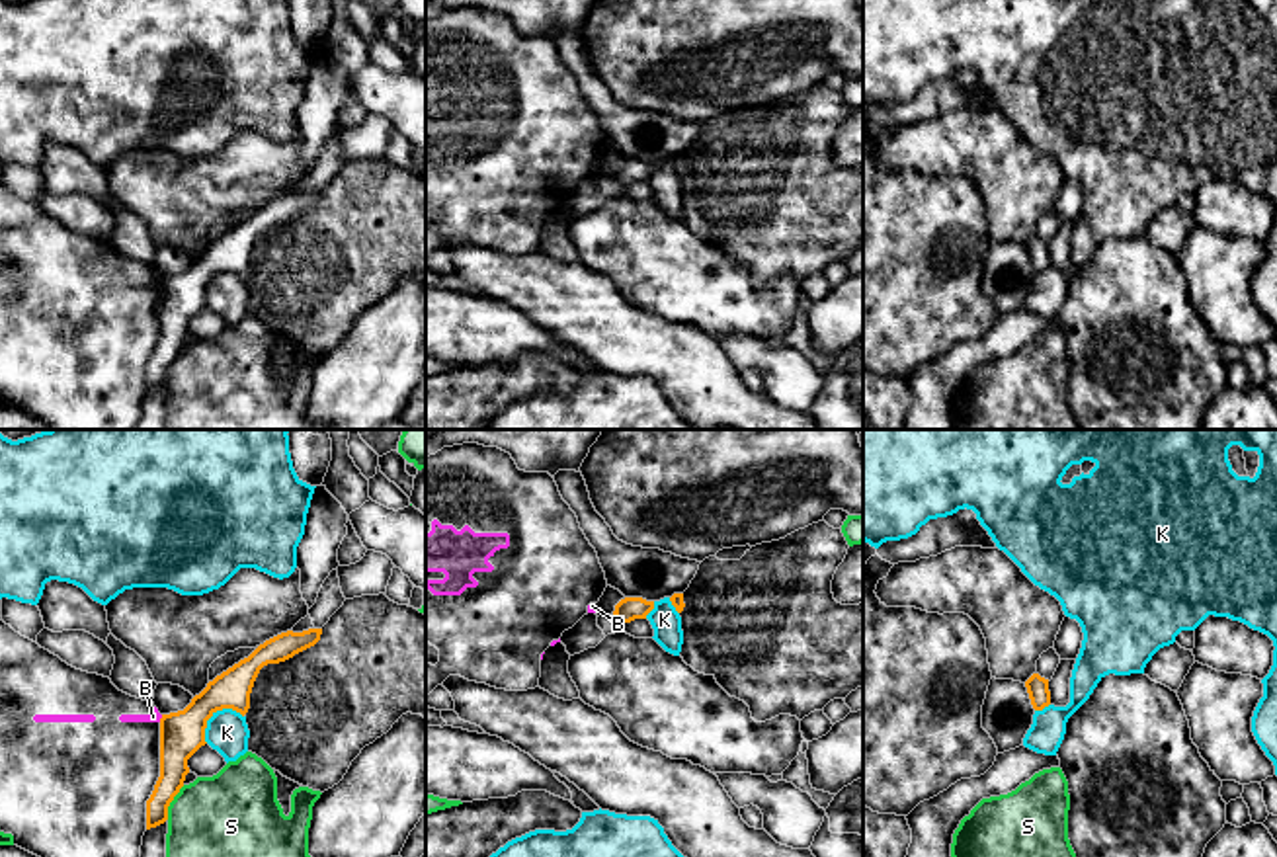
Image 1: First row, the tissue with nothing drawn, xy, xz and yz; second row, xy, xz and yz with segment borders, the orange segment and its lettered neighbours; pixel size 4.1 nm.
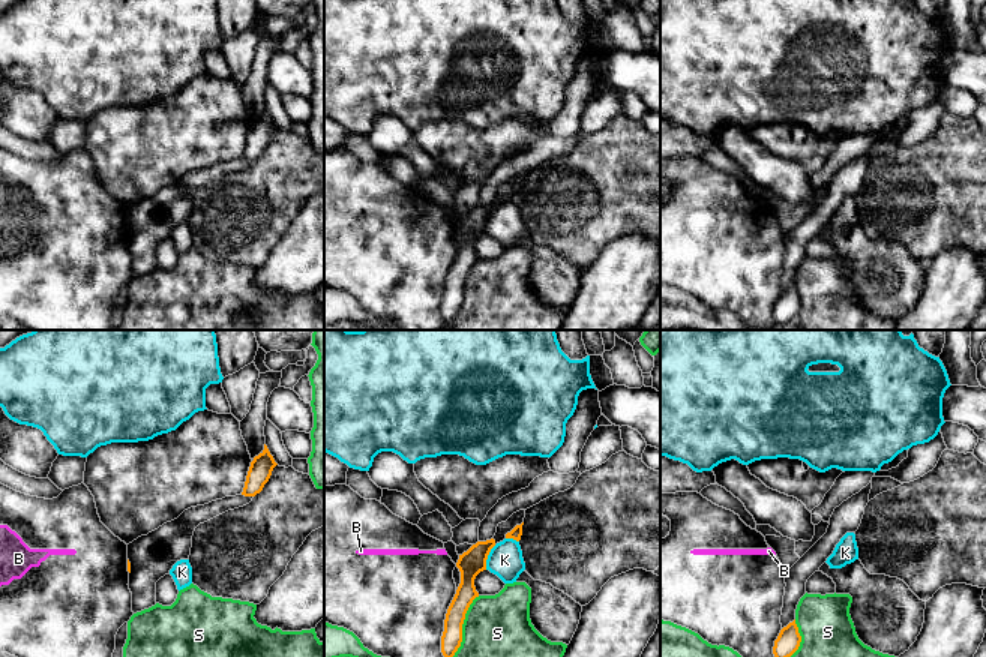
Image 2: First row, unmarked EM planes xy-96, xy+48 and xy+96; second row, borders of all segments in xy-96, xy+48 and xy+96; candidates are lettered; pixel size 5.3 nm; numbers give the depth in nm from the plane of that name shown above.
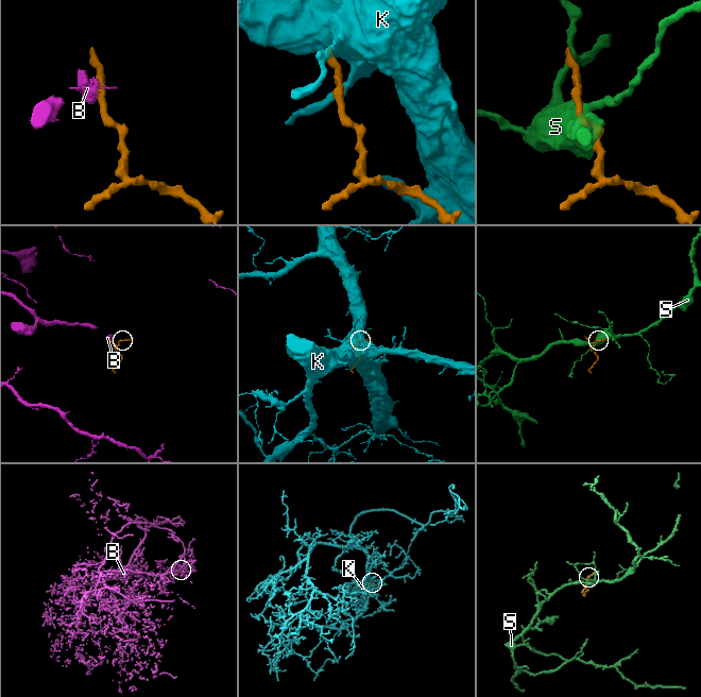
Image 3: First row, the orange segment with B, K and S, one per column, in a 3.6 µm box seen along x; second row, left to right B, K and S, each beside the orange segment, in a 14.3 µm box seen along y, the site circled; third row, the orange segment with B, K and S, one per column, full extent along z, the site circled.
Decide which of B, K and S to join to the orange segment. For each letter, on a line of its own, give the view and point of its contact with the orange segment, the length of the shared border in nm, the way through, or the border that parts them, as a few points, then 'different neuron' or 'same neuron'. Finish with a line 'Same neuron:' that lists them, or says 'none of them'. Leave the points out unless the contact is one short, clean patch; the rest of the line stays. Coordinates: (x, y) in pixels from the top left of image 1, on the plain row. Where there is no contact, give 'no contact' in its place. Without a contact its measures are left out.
B: meets orange in xy at (161, 282); contact 40 nm long; border along xy (163, 278), (159, 284); different neuron
K: meets orange in xy at (211, 278); contact 200 nm long; border along xy (243, 278), (219, 272), (207, 284), (205, 305); different neuron
S: meets orange in xy at (170, 364); contact 160 nm long; different neuron
Same neuron: none of them

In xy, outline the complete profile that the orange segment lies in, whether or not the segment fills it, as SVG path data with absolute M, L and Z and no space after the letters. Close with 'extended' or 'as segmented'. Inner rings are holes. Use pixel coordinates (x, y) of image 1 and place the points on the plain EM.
M322 191L303 195L281 195L260 207L248 221L240 223L191 262L178 275L160 281L160 340L146 363L146 392L168 383L168 369L184 349L189 336L187 322L205 308L207 283L223 271L232 271L242 279L250 271L250 256L260 232L279 226L314 209Z; as segmented

